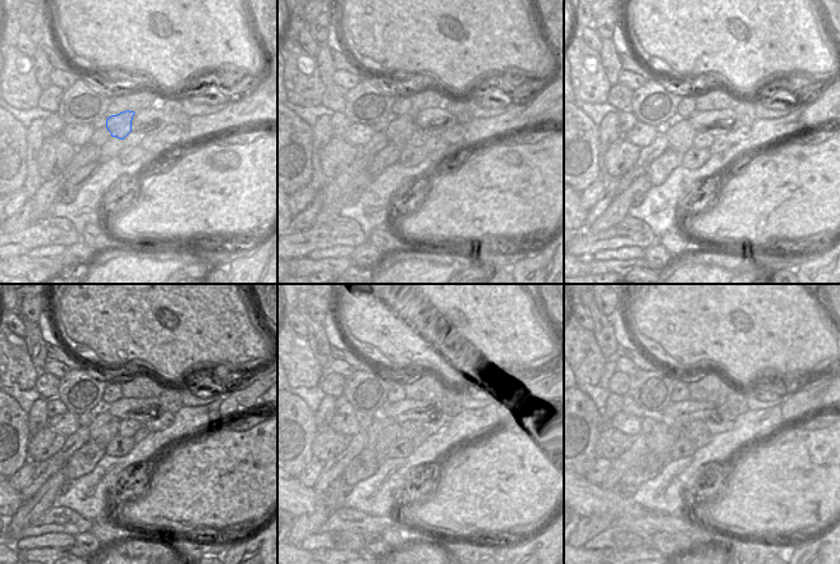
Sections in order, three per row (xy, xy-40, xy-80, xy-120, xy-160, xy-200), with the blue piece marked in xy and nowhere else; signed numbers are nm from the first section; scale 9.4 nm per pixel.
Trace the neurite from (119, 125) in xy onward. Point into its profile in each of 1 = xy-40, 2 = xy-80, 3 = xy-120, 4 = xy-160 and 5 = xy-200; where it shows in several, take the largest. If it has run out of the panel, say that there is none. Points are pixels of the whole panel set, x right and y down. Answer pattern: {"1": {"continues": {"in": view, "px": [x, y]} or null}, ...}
{"1": {"continues": {"in": "xy-40", "px": [400, 128]}}, "2": {"continues": {"in": "xy-80", "px": [680, 136]}}, "3": {"continues": {"in": "xy-120", "px": [104, 426]}}, "4": {"continues": {"in": "xy-160", "px": [384, 431]}}, "5": {"continues": {"in": "xy-200", "px": [661, 439]}}}

